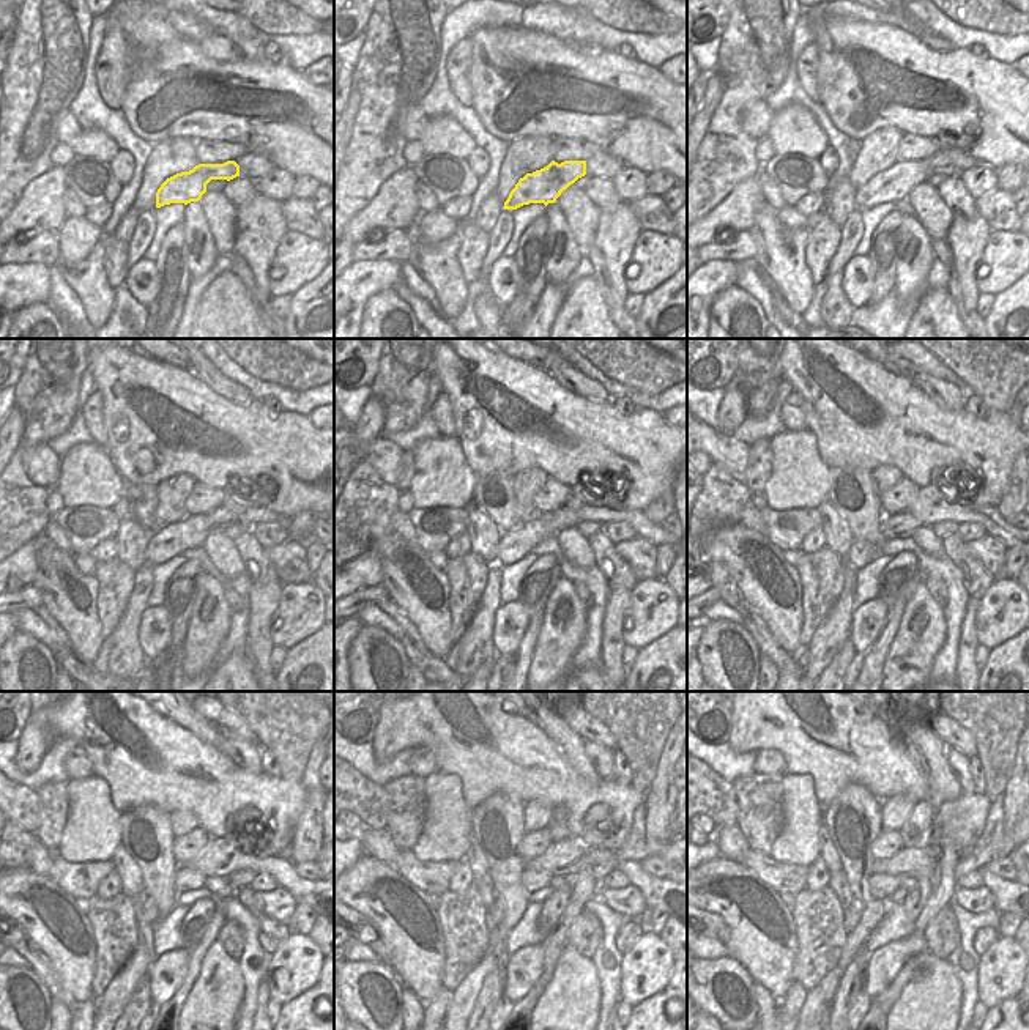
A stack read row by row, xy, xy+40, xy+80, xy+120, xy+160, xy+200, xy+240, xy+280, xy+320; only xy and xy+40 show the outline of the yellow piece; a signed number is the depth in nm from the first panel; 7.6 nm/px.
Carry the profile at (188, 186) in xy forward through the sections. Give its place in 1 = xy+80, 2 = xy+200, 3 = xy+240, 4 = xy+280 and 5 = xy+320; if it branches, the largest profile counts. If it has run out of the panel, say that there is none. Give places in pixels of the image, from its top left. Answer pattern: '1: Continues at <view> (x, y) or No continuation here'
1: Continues at xy+80 (895, 183)
2: Continues at xy+200 (861, 553)
3: Continues at xy+240 (147, 907)
4: Continues at xy+280 (498, 907)
5: Continues at xy+320 (853, 914)

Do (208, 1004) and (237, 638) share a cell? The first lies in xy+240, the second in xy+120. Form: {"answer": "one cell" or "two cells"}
{"answer": "two cells"}

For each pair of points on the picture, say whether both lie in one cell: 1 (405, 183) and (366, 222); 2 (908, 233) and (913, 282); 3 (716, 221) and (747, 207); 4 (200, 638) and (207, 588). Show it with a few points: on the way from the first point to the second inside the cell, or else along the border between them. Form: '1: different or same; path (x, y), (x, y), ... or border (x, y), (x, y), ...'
1: same; path (396, 192), (375, 213)
2: same; path (910, 246), (908, 262), (911, 270)
3: same; path (724, 216), (730, 216), (739, 208)
4: same; path (200, 626), (196, 615), (200, 600)

